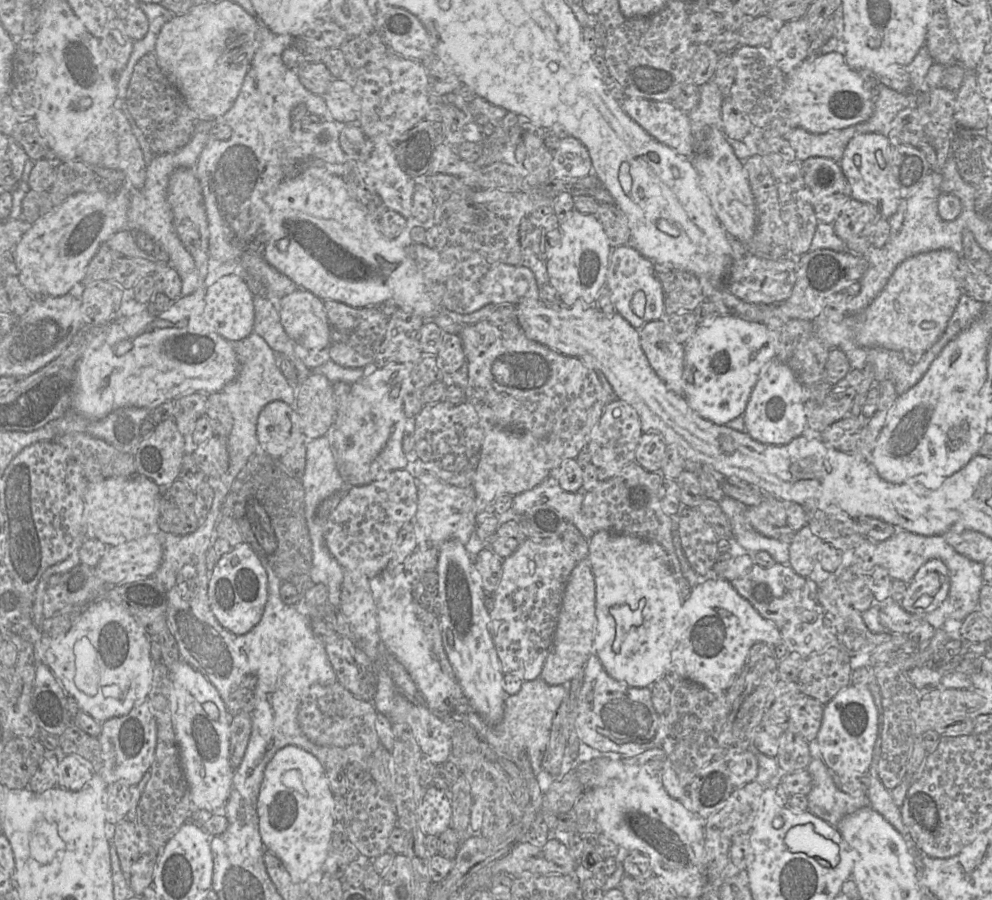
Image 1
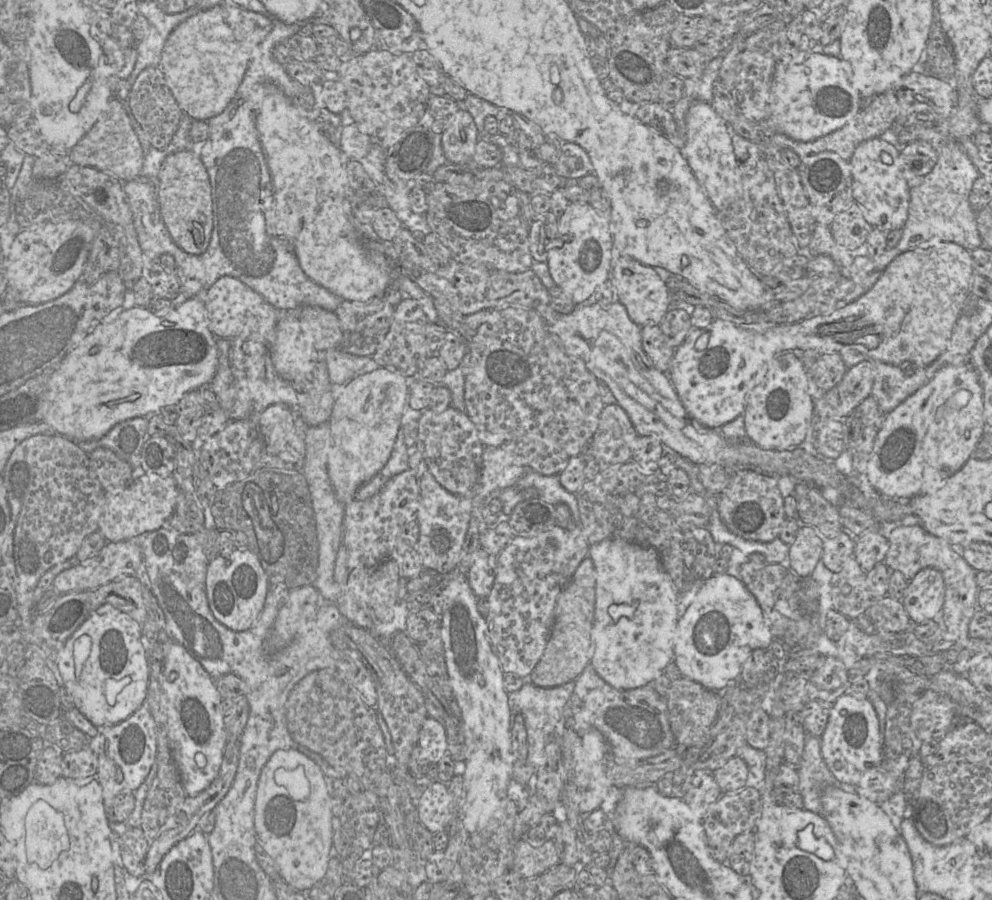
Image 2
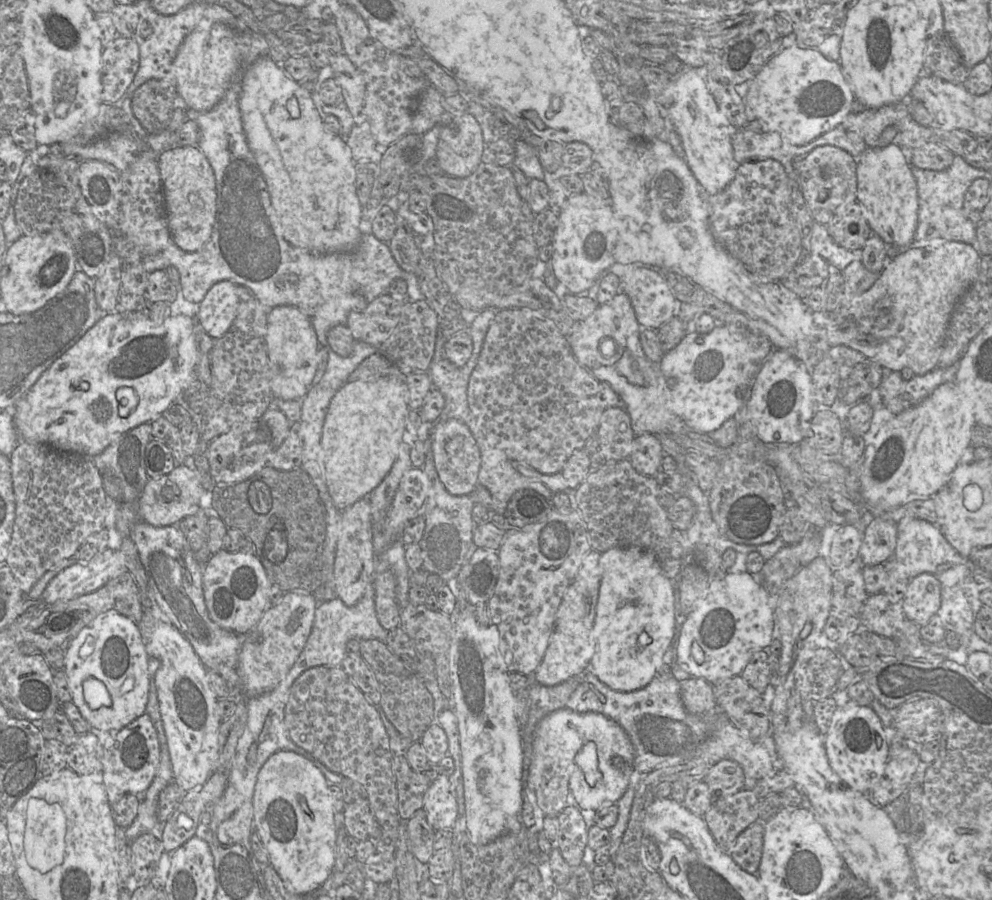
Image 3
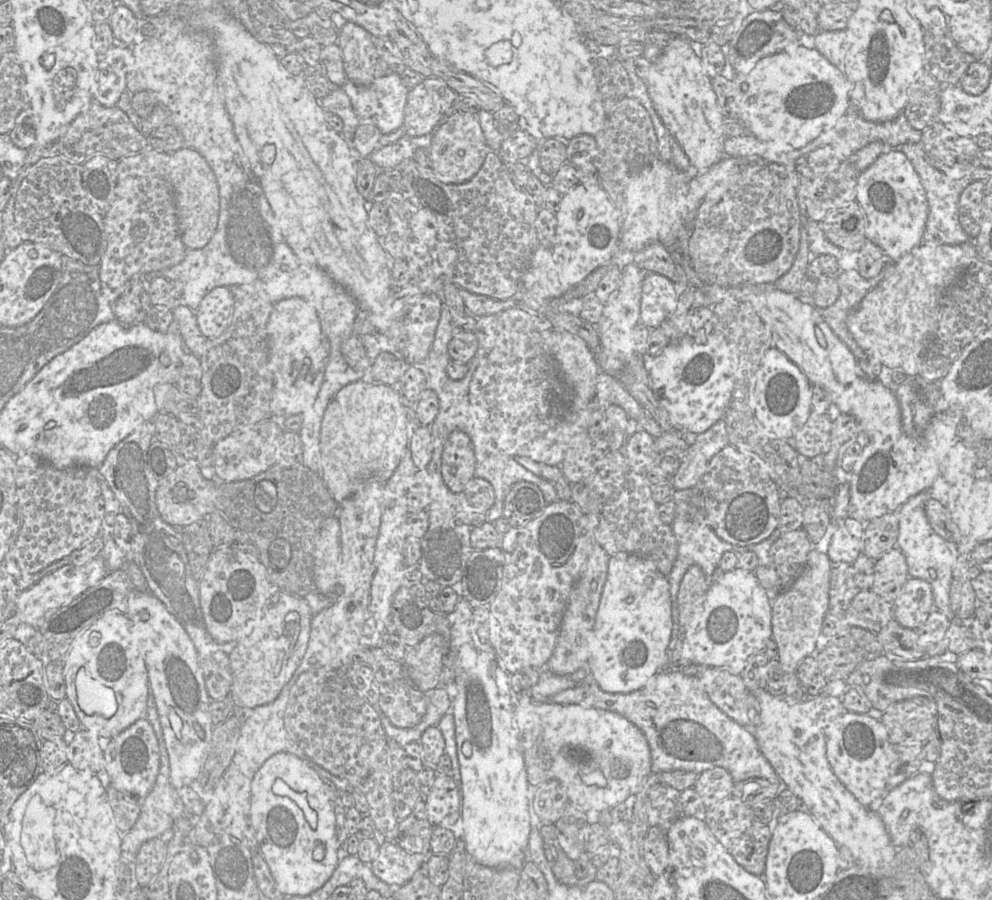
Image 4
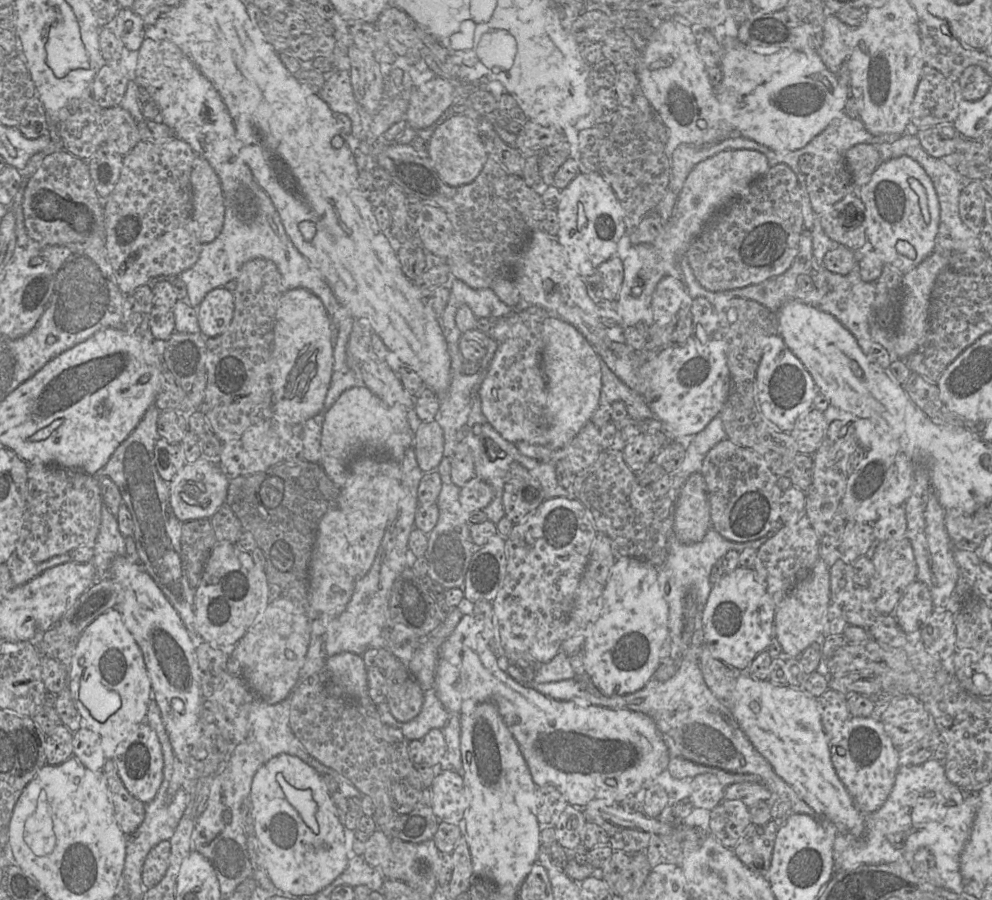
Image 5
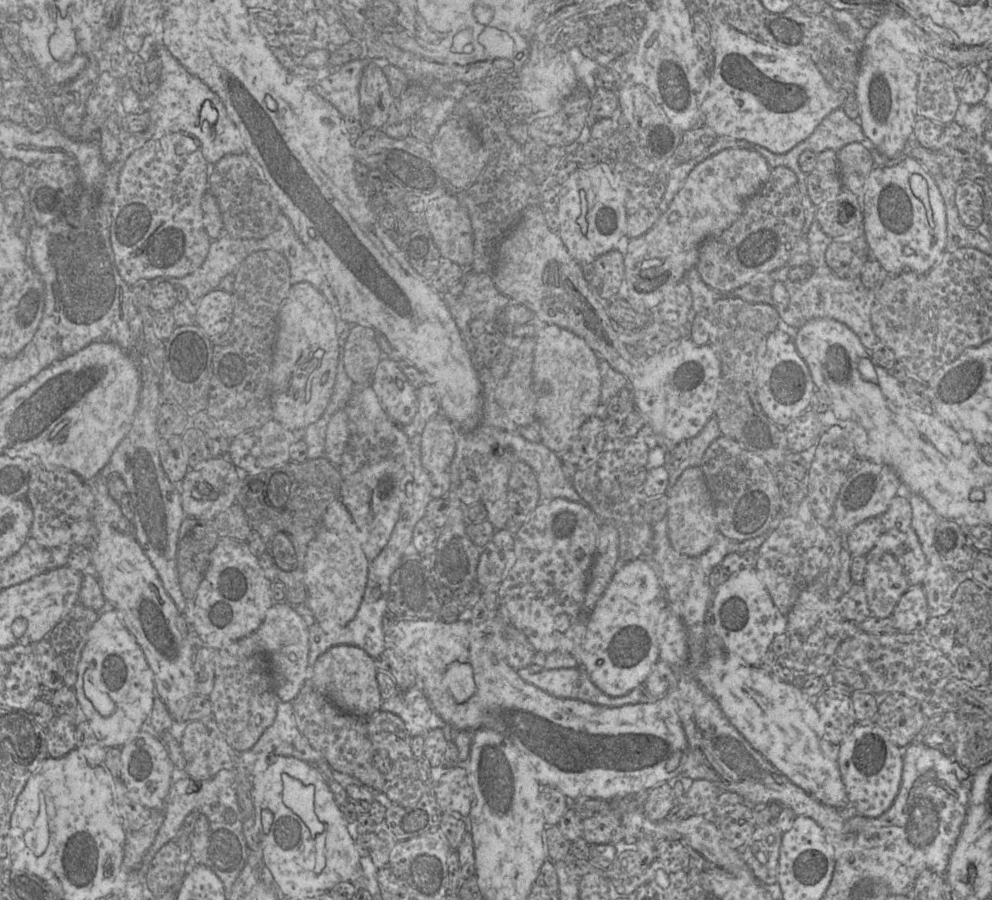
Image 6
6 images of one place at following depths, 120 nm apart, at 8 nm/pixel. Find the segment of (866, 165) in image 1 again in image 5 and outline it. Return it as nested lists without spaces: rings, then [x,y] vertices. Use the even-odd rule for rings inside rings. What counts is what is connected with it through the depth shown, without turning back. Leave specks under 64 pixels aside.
[[[909,156],[881,161],[870,180],[857,189],[867,215],[867,248],[876,251],[884,264],[904,274],[938,249],[936,238],[940,222],[940,205],[934,184],[923,167]]]

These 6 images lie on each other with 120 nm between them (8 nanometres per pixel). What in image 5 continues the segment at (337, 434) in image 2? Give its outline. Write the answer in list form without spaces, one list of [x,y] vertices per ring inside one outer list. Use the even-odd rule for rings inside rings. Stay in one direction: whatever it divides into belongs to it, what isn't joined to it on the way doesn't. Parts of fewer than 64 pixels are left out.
[[[366,386],[344,391],[325,414],[321,433],[319,463],[332,482],[342,487],[350,462],[361,454],[402,460],[414,437],[407,413],[405,406],[386,404]]]

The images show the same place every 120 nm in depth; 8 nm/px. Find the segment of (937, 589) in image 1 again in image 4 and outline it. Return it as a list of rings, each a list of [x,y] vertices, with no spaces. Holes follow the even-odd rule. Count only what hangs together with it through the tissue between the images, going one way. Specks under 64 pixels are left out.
[[[909,577],[893,603],[893,616],[901,626],[916,630],[927,621],[933,609],[930,584],[923,579]]]

